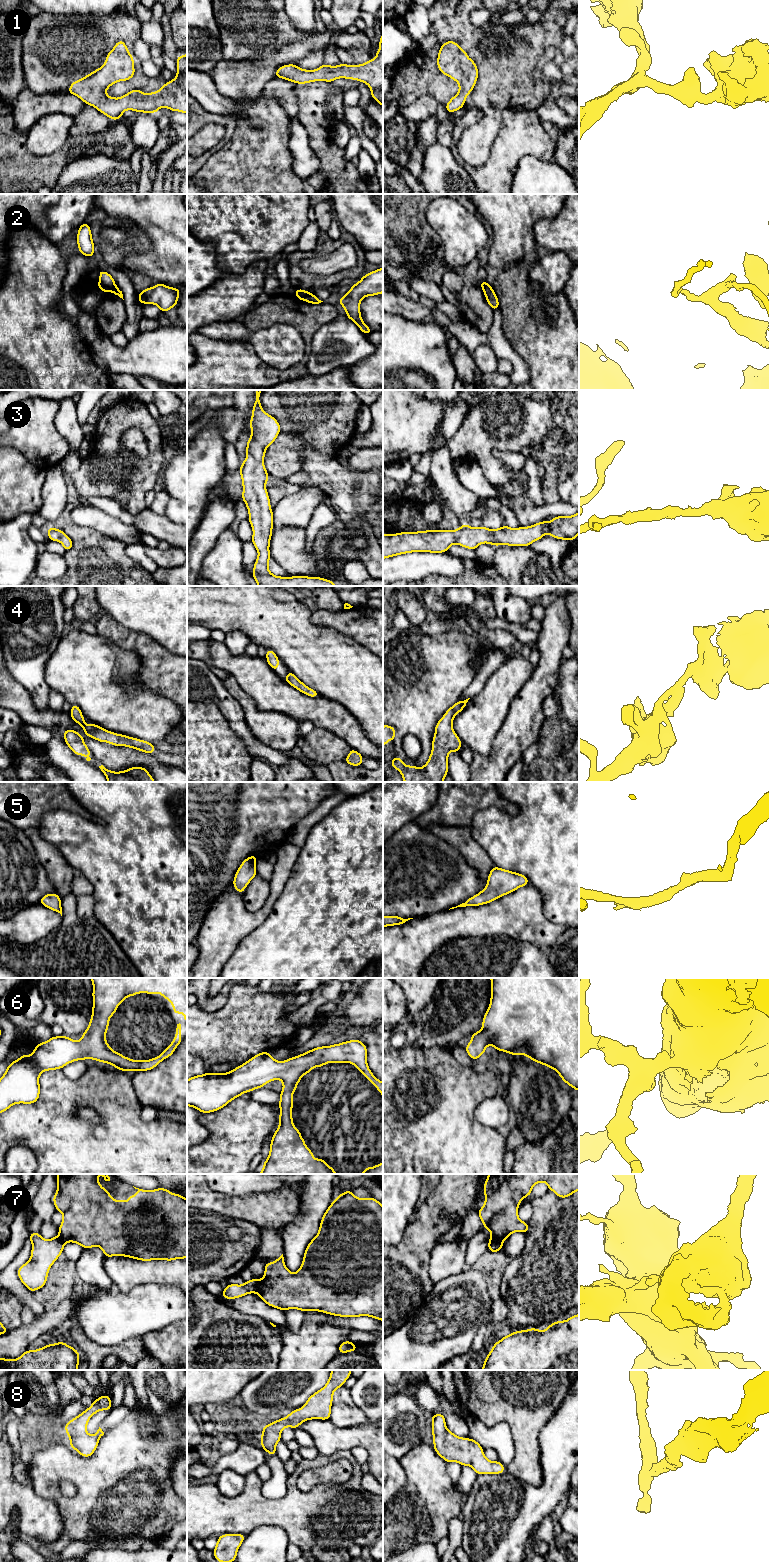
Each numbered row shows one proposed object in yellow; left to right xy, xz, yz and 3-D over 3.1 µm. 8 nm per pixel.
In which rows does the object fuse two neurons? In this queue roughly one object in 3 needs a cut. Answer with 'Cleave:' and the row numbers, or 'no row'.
Cleave: 2, 7

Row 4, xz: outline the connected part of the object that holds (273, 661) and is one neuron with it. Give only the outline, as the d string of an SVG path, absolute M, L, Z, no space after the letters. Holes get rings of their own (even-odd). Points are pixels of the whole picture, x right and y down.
M266 650L266 661L270 665L270 667L275 671L279 668L279 658L276 656L273 650Z

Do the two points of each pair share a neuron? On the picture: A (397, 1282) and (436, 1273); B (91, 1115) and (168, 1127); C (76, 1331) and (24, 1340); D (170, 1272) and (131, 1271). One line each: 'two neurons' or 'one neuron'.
A: two neurons
B: two neurons
C: two neurons
D: one neuron

